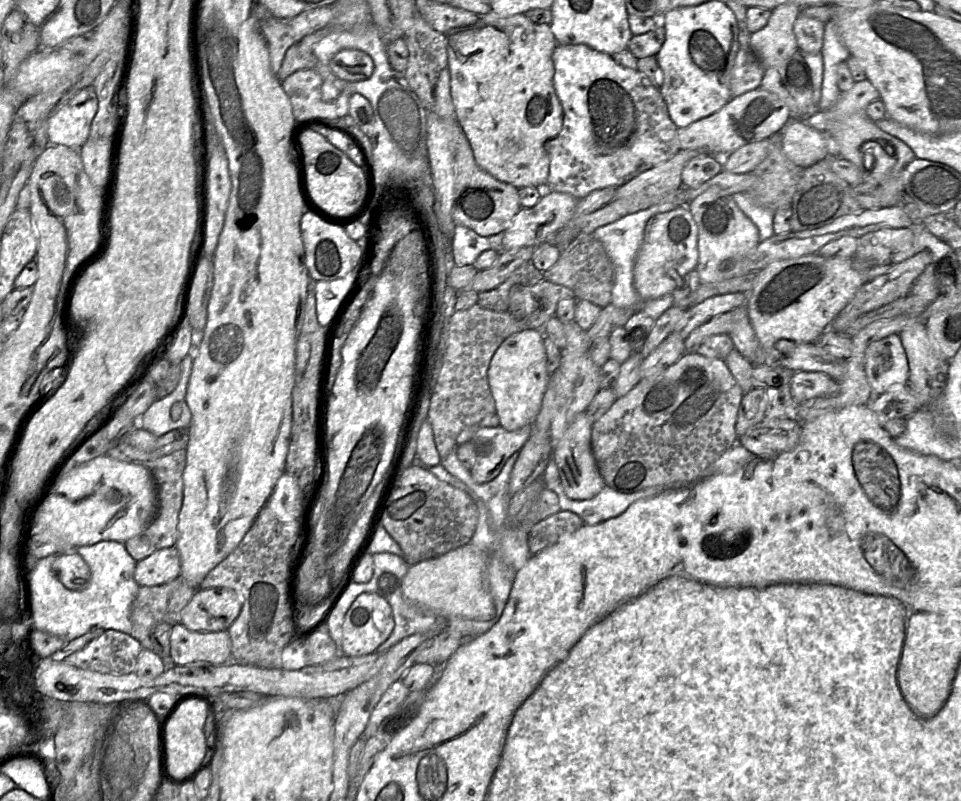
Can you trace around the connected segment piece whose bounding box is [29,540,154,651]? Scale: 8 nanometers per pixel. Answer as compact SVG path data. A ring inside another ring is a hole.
M100 541L75 550L91 570L90 585L83 591L67 589L53 572L53 562L59 554L36 560L29 577L32 629L54 634L66 642L87 633L92 628L115 629L131 635L144 649L154 651L150 631L139 628L131 620L132 604L140 585L134 578L137 562L126 550L124 542Z

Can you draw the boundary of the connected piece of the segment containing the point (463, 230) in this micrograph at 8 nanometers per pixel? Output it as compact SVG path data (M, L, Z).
M455 225L452 251L456 266L473 265L478 256L489 249L489 237L480 236L466 226Z

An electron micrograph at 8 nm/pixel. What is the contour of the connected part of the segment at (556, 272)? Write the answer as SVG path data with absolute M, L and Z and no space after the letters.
M579 234L561 251L558 261L543 274L544 280L571 289L577 300L585 300L599 307L605 307L611 303L615 281L614 266L603 245L593 234Z

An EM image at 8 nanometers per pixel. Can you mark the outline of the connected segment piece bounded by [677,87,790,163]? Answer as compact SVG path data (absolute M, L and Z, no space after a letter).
M758 87L732 98L715 113L687 127L678 128L677 136L680 149L706 151L715 155L715 159L721 163L725 156L748 143L780 135L789 119L790 111L786 104L777 95Z

